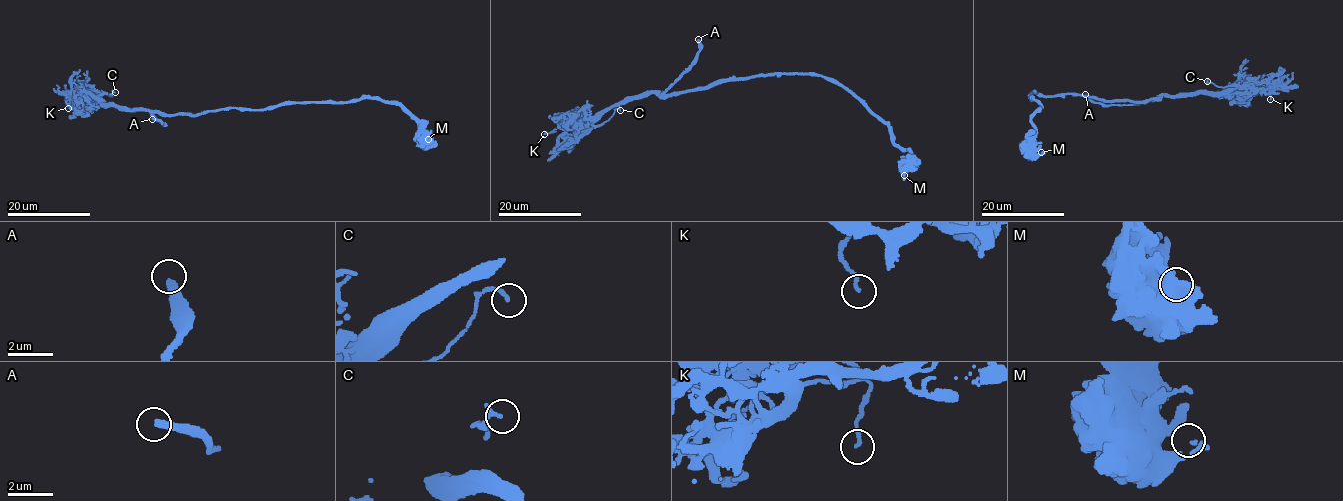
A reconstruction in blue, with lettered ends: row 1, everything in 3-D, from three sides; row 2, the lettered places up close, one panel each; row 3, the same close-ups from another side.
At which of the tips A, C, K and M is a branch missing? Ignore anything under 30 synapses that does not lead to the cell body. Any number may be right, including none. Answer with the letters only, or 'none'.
A

